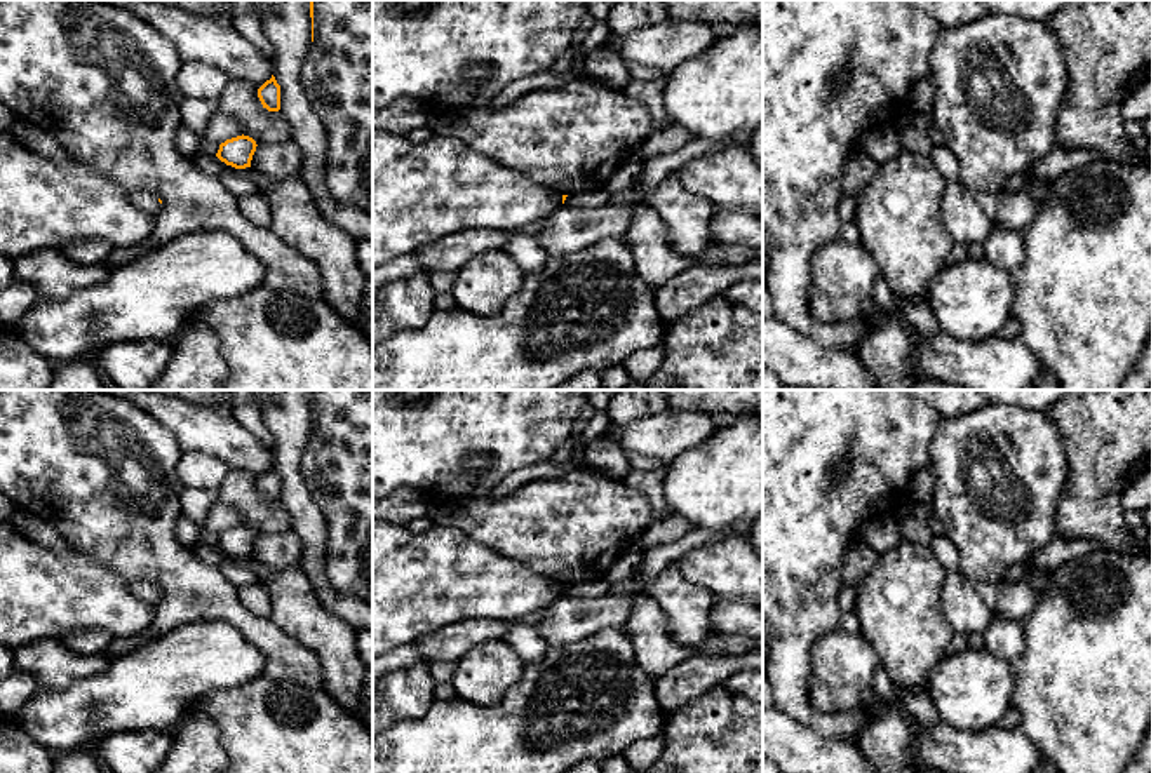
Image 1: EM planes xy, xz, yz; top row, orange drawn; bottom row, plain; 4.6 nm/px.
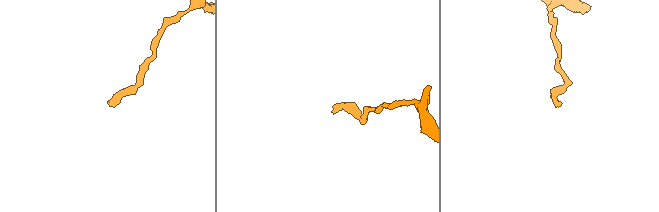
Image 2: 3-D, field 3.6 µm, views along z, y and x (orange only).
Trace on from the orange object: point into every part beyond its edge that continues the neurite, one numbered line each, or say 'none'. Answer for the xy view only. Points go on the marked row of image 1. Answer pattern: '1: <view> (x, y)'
1: xy (147, 201)

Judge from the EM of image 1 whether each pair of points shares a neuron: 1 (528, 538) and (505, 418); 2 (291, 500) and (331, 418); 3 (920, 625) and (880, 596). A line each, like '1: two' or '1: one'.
1: two
2: two
3: one

